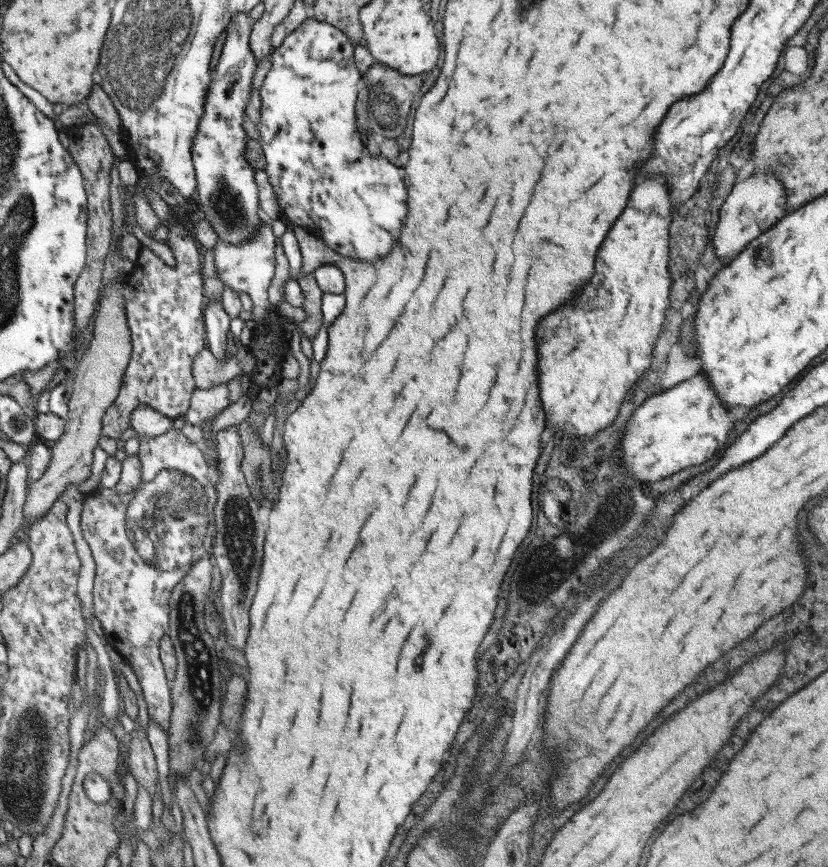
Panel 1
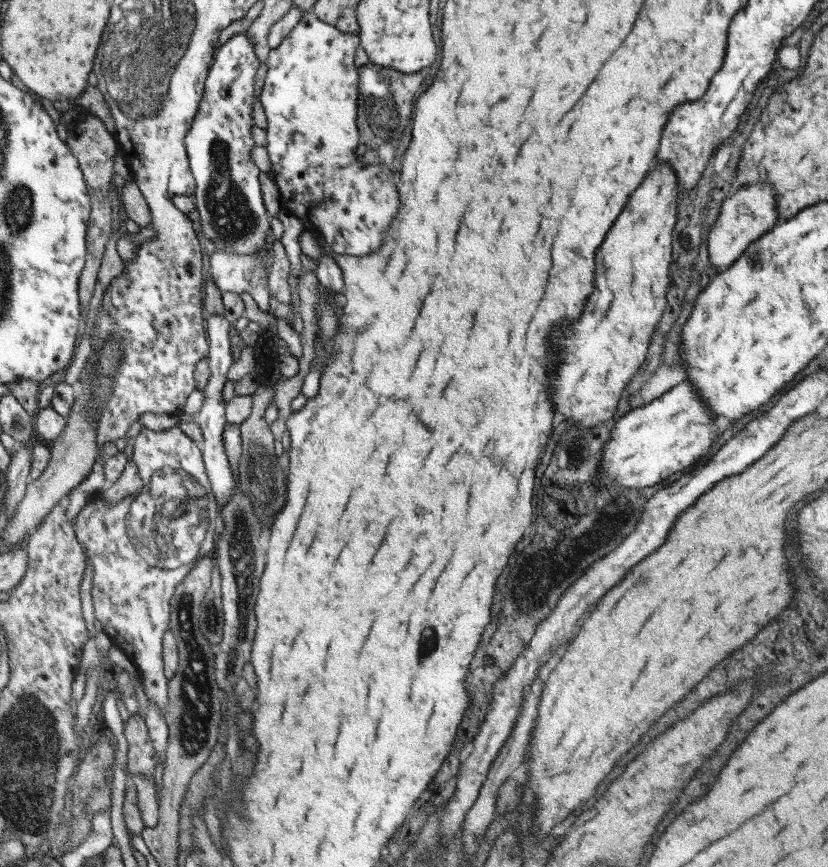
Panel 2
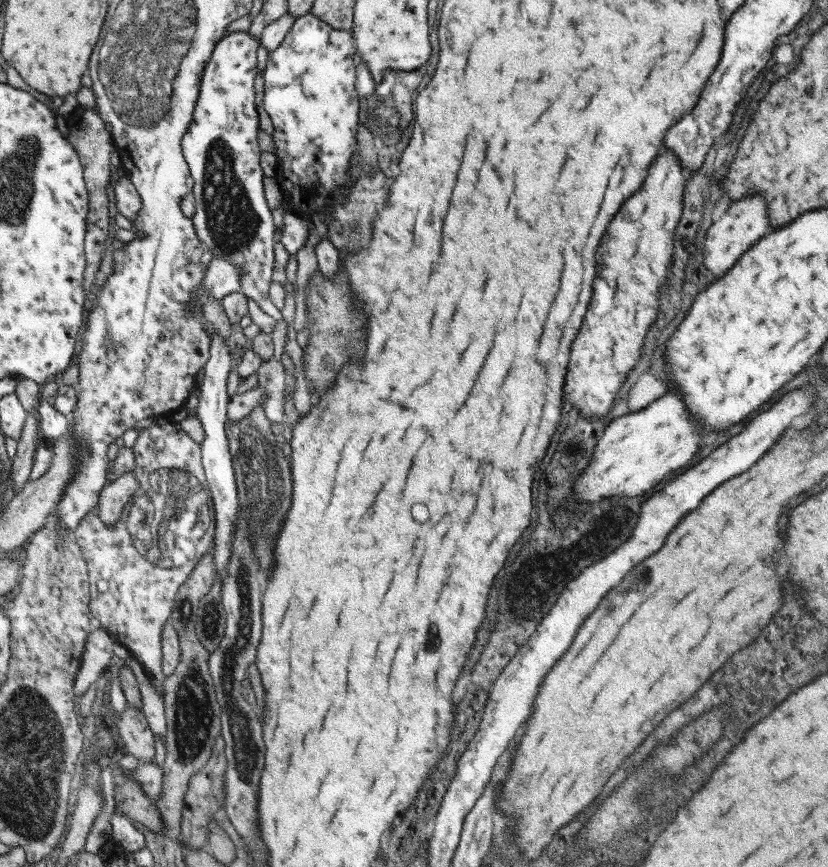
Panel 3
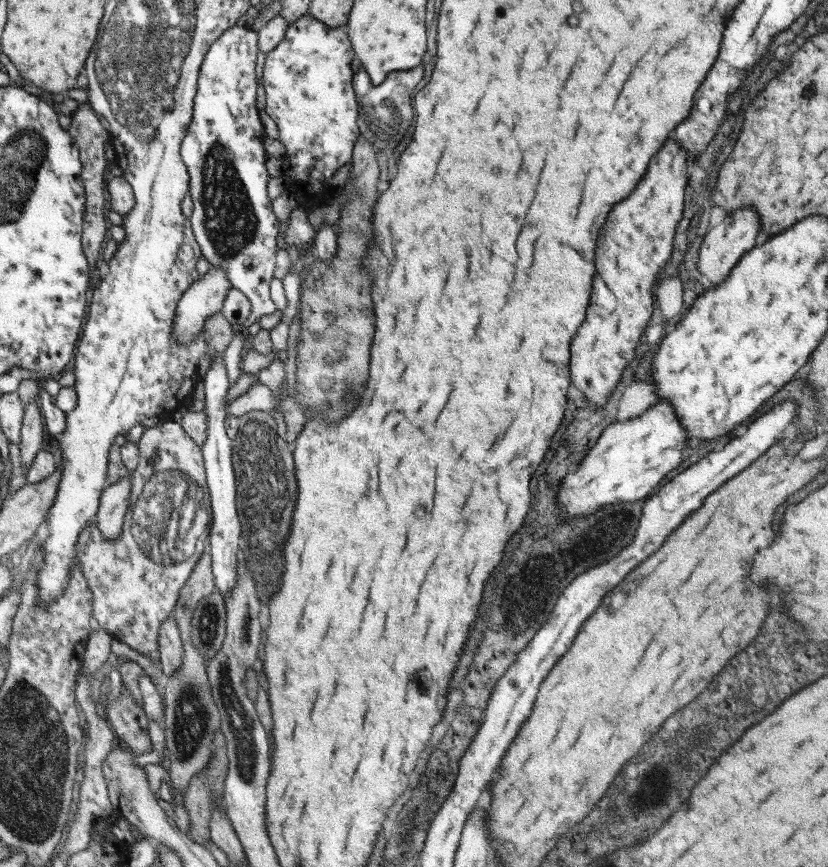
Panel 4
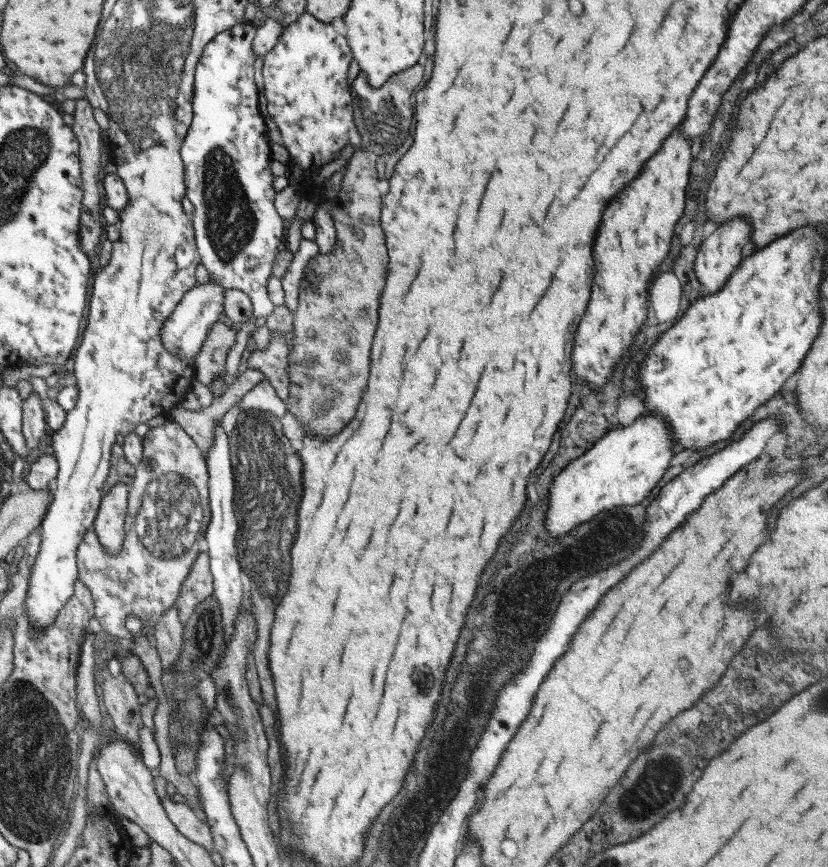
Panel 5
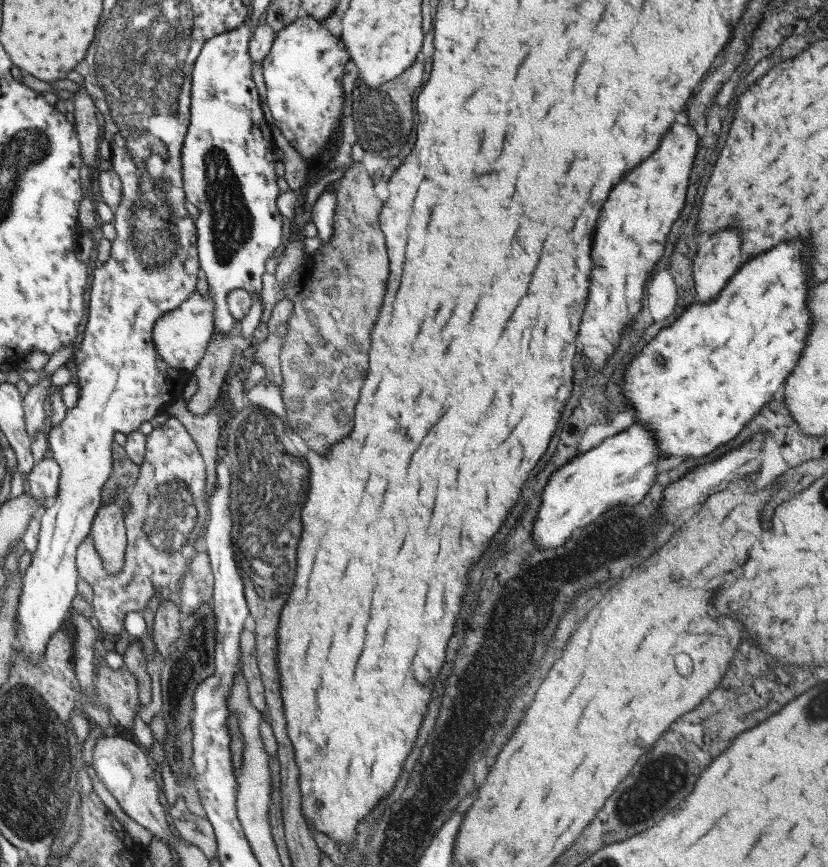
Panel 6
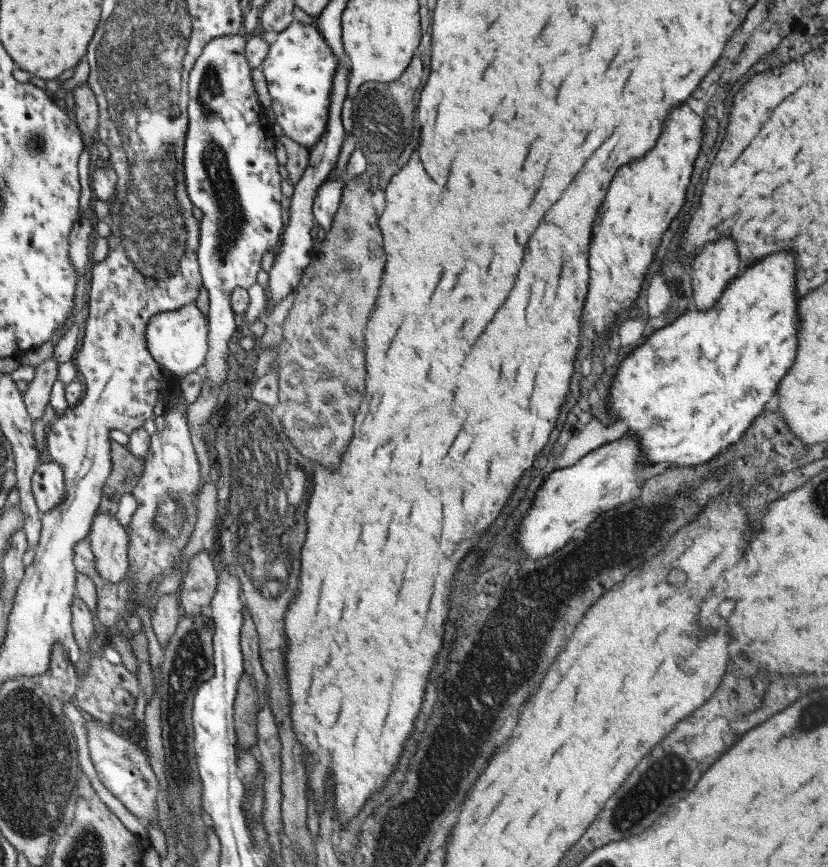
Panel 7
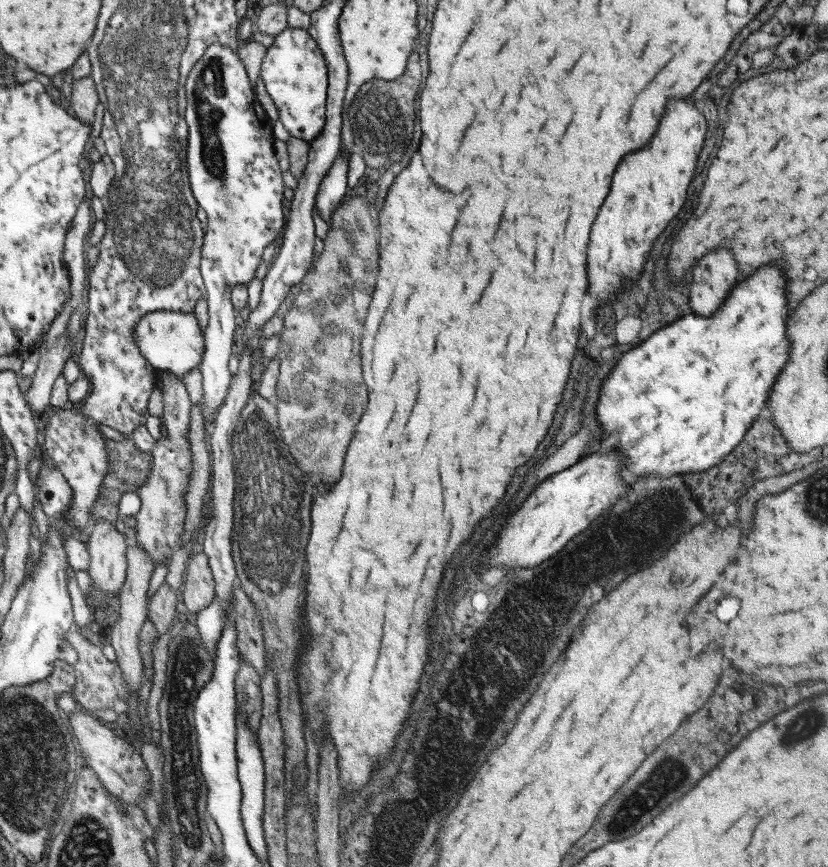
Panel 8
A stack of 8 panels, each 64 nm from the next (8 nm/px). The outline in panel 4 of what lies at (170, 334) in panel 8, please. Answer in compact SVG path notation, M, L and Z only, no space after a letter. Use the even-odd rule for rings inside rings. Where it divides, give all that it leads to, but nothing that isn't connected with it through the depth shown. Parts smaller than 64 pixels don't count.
M212 265L178 301L172 326L174 342L190 343L202 339L206 319L222 310L230 290L228 273L222 267Z

